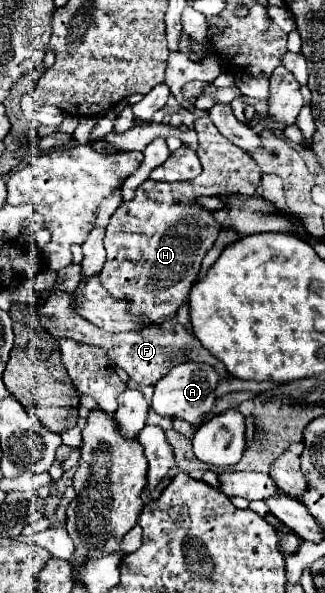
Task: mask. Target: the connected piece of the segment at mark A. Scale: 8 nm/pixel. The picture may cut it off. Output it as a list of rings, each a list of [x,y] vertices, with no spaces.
[[[199,363],[177,365],[169,371],[169,375],[165,375],[163,379],[157,381],[151,409],[163,417],[183,419],[191,425],[201,425],[205,415],[213,411],[213,403],[217,399],[215,397],[217,383],[219,383],[219,375],[209,365],[199,365]]]

